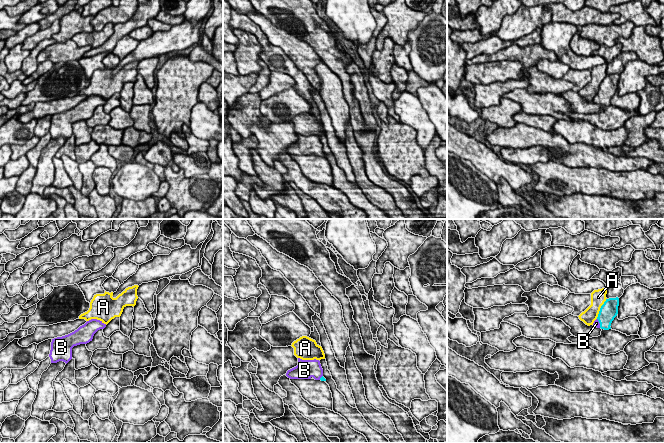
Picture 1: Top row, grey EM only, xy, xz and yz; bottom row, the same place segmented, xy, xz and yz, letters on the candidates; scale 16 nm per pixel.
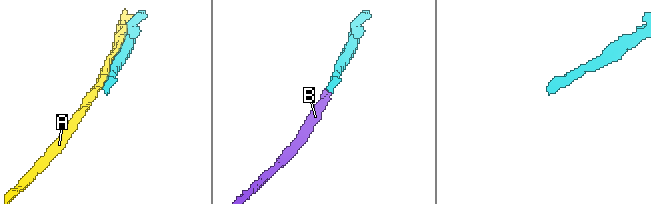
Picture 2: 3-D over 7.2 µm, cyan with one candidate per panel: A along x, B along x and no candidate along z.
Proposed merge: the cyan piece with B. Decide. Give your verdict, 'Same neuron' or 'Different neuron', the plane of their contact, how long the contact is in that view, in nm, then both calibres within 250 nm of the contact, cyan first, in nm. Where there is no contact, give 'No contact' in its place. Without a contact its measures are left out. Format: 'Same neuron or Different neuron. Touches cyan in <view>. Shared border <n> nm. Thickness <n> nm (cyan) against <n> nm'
Same neuron. Touches cyan in yz. Shared border 170 nm. Thickness 280 nm (cyan) against 100 nm

